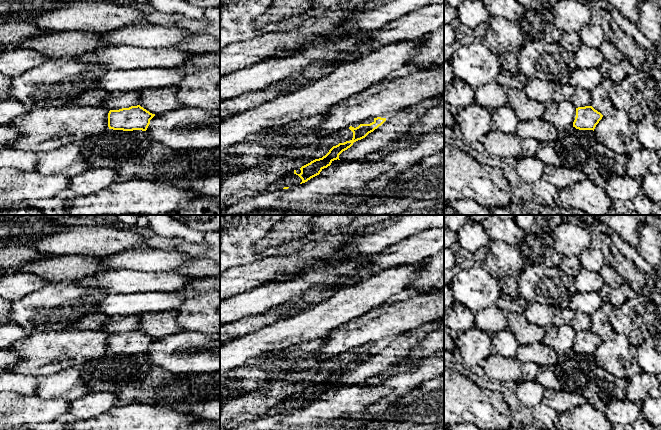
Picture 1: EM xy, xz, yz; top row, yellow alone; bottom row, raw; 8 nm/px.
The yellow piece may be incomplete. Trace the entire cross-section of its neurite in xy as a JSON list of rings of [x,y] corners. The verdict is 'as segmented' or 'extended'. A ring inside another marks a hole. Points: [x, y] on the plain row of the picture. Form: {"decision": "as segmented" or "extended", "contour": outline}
{"decision": "as segmented", "contour": [[[140,329],[110,334],[108,337],[108,351],[113,354],[146,355],[150,344],[155,338],[150,337]]]}

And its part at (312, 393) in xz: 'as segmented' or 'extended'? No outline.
as segmented

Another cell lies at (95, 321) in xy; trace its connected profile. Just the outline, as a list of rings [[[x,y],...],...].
[[[86,313],[79,318],[72,328],[77,330],[105,331],[109,334],[119,334],[140,329],[140,315],[106,316],[101,313]]]

